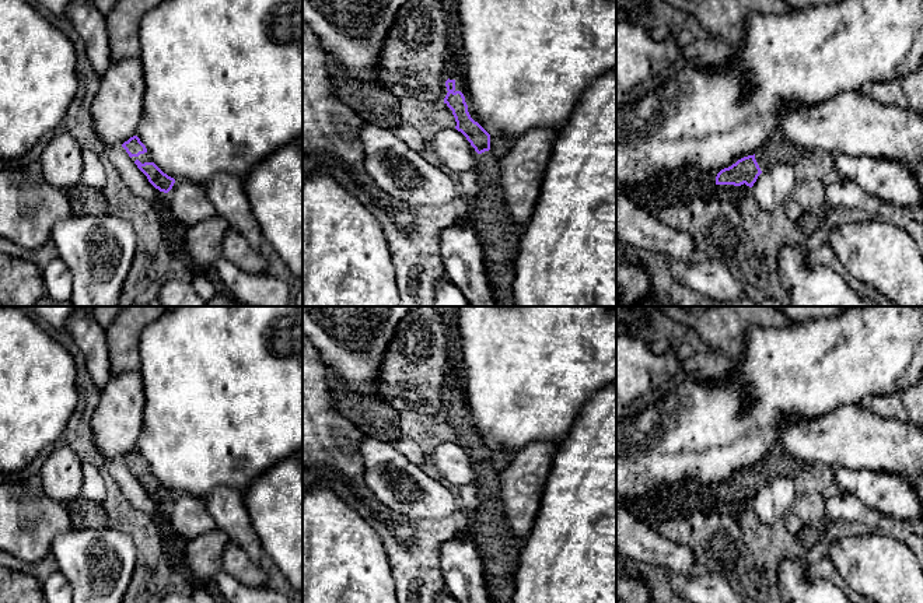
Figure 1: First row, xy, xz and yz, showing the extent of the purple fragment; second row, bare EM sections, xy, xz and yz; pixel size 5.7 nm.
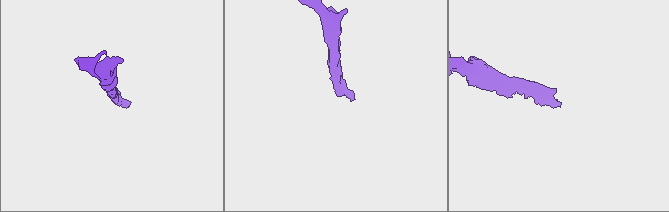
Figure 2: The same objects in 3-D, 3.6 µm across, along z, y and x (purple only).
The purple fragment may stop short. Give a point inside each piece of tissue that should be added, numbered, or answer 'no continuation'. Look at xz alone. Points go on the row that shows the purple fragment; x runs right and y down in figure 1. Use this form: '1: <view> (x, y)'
1: xz (499, 238)

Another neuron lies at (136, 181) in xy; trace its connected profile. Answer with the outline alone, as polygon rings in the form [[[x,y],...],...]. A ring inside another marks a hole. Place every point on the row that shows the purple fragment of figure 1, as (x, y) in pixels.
[[[104,141],[101,144],[105,148],[105,158],[115,165],[127,187],[157,208],[160,200],[168,193],[160,192],[148,182],[122,146],[108,146]]]

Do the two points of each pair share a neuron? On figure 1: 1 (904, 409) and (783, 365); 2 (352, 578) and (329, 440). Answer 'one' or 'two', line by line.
1: two
2: two

